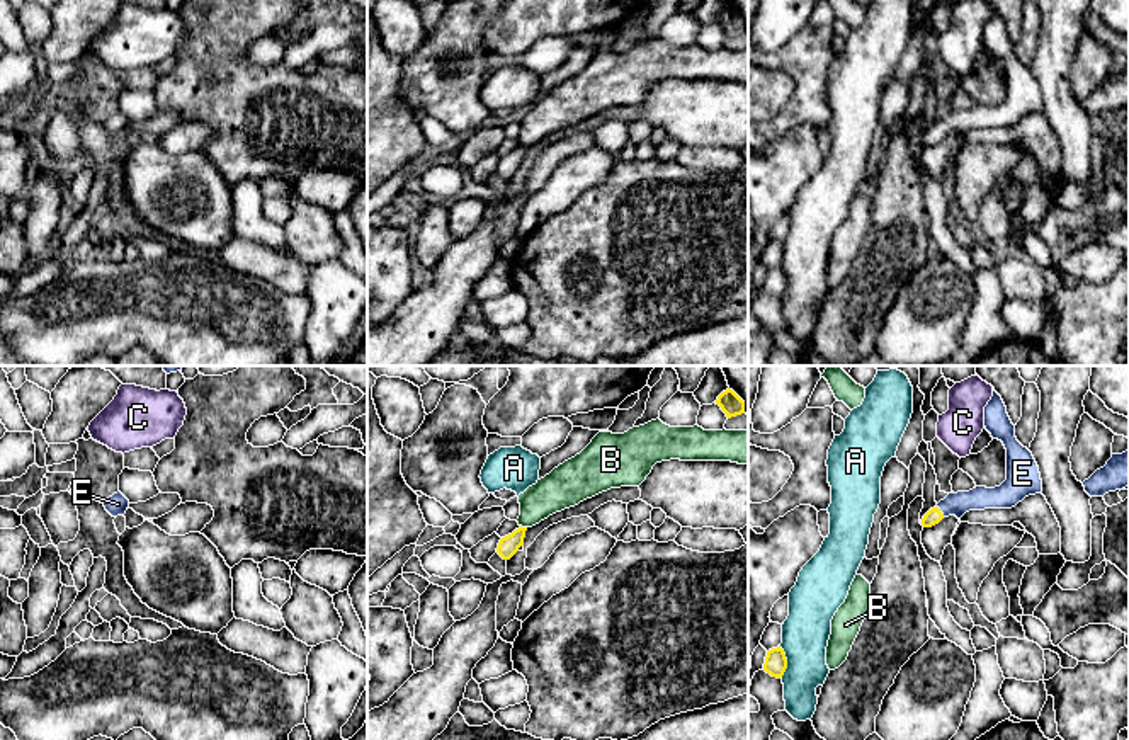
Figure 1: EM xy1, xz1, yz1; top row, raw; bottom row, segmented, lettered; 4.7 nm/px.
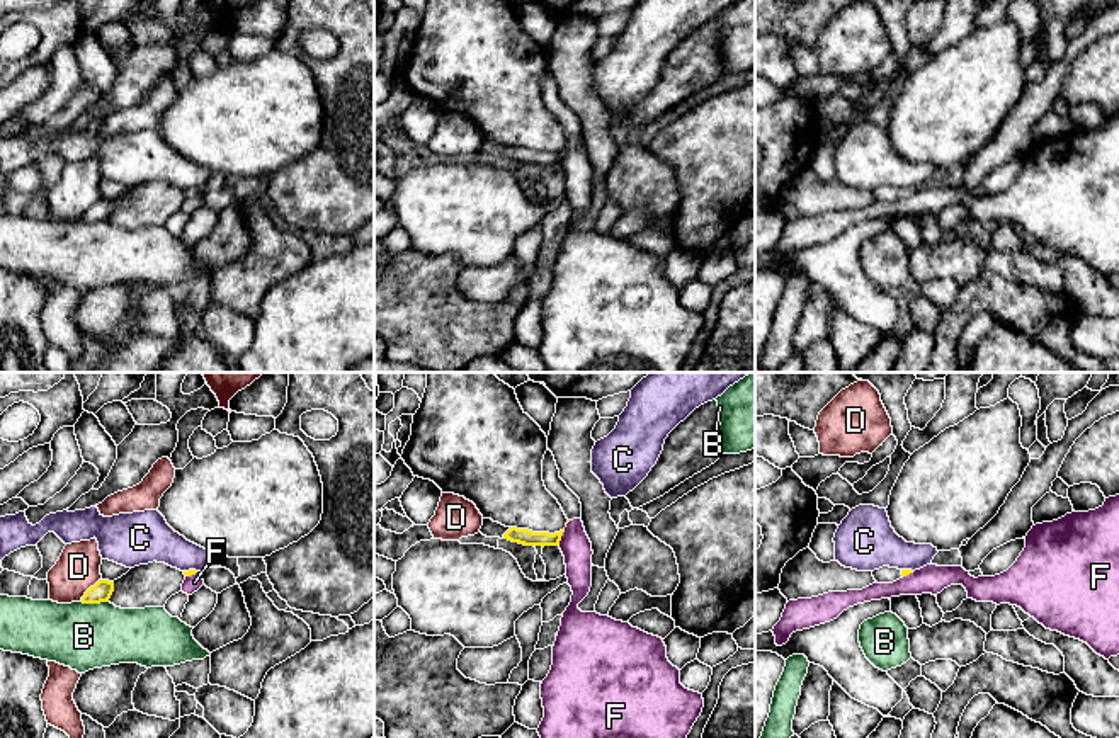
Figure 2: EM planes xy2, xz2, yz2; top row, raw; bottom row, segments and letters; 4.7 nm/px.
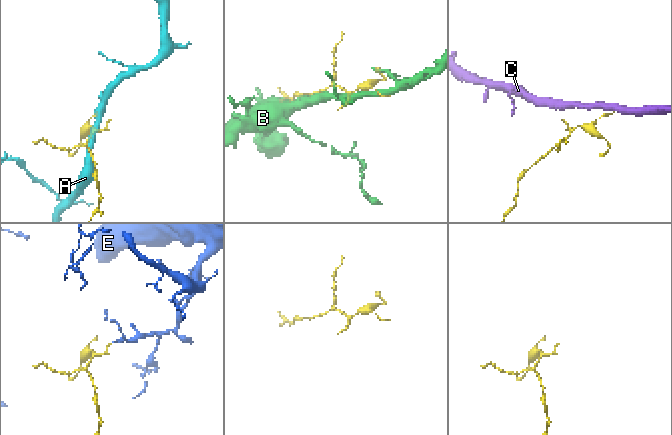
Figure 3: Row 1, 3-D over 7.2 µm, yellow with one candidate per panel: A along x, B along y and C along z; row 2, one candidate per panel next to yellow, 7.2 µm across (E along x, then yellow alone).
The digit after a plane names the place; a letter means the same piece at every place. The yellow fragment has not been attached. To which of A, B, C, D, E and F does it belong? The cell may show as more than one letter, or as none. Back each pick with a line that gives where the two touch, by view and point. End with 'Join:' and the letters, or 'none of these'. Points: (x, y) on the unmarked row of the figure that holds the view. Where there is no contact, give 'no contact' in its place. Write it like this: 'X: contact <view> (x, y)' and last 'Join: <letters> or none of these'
E: contact yz1 (939, 130)
Join: E

